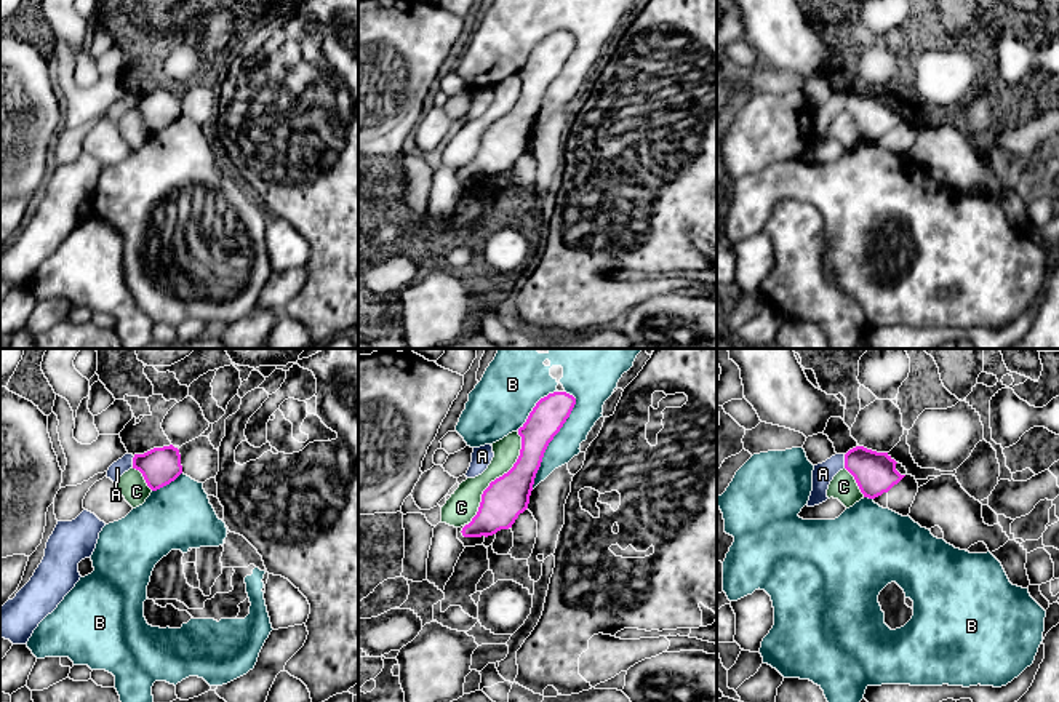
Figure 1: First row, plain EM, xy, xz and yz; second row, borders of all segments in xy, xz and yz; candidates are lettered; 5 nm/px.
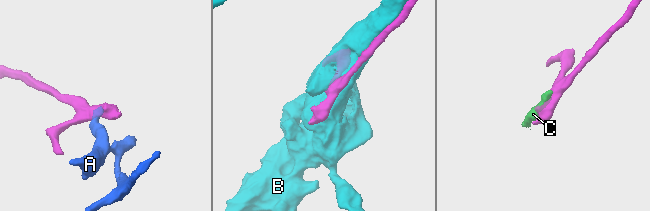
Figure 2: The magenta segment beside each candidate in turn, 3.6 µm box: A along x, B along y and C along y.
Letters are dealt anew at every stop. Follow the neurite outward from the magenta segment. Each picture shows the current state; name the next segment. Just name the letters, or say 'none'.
none

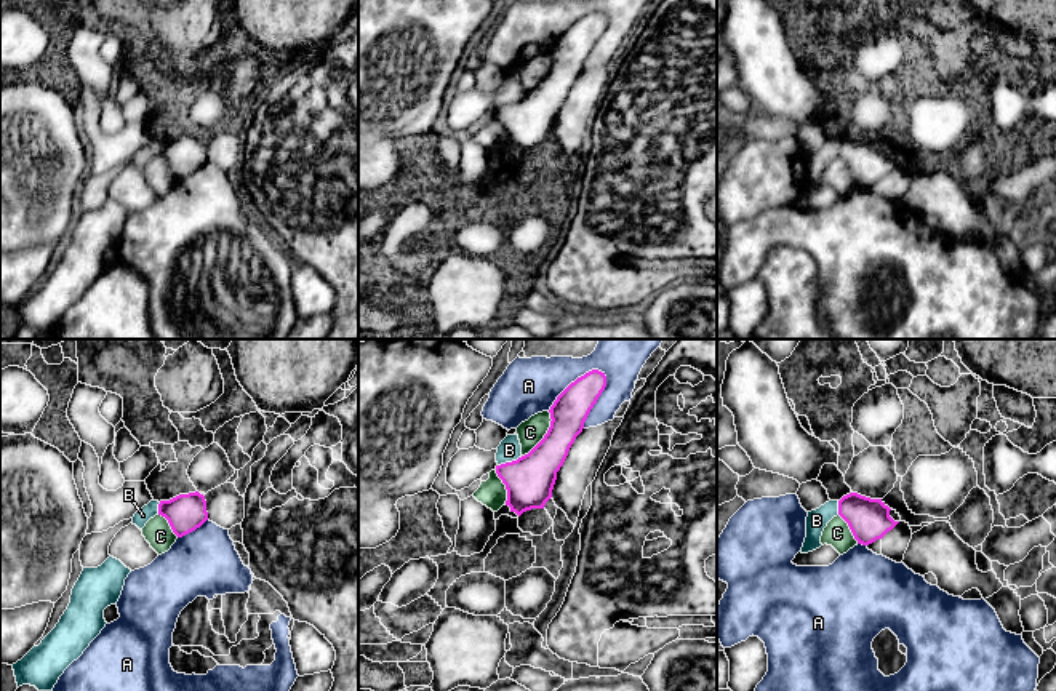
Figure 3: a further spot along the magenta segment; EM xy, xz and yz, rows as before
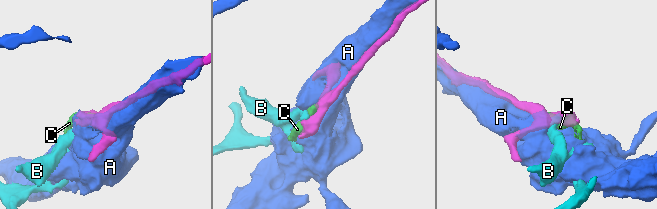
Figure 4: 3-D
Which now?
none

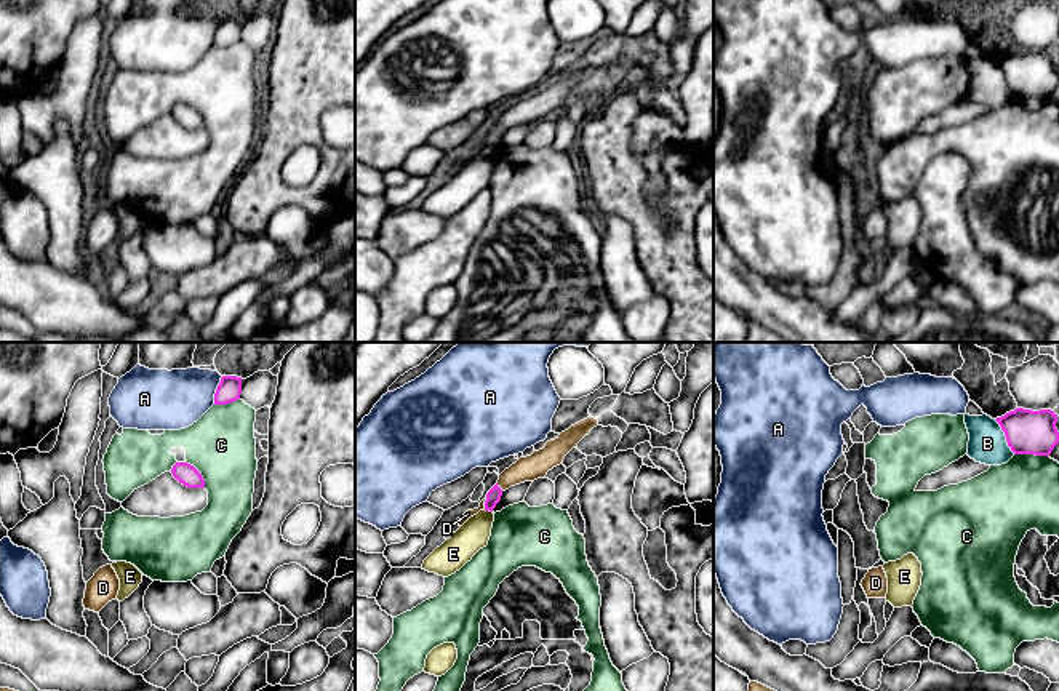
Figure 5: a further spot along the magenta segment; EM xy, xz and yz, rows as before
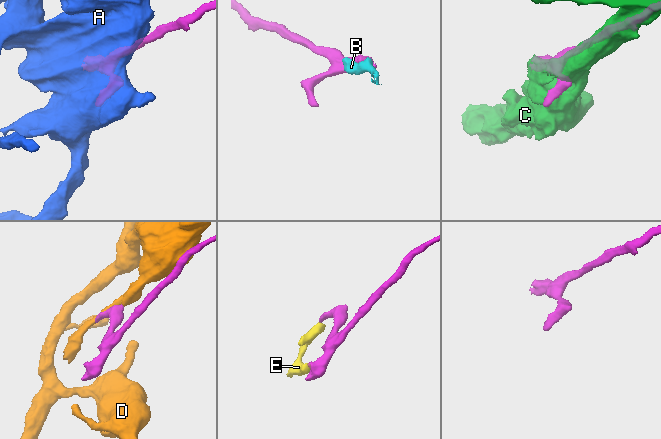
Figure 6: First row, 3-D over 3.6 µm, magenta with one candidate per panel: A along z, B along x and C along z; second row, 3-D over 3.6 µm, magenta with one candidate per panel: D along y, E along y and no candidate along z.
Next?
none

